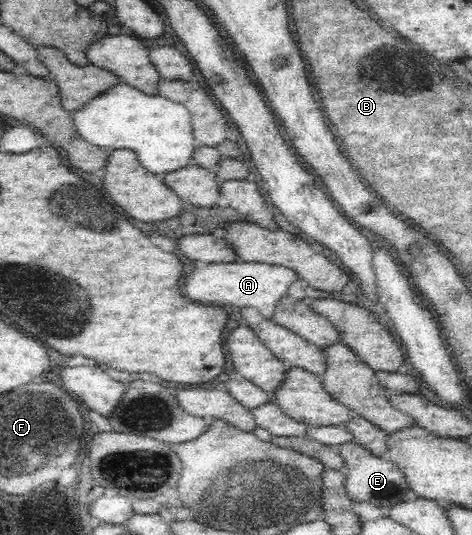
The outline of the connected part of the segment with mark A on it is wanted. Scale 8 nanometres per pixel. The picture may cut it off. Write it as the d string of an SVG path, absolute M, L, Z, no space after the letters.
M245 261L224 264L213 263L199 265L187 278L187 294L189 298L197 298L197 301L218 304L224 306L253 307L259 309L264 318L273 319L277 306L281 300L288 296L289 288L301 282L300 274L291 268L276 266L273 264L249 263Z

